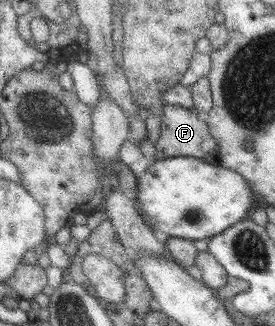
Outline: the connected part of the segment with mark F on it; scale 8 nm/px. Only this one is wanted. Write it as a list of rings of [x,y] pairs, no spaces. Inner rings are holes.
[[[165,104],[162,110],[159,137],[154,144],[156,159],[185,156],[196,157],[207,163],[217,162],[219,146],[208,132],[207,123],[200,119],[200,114],[194,108],[187,109],[178,105]]]

